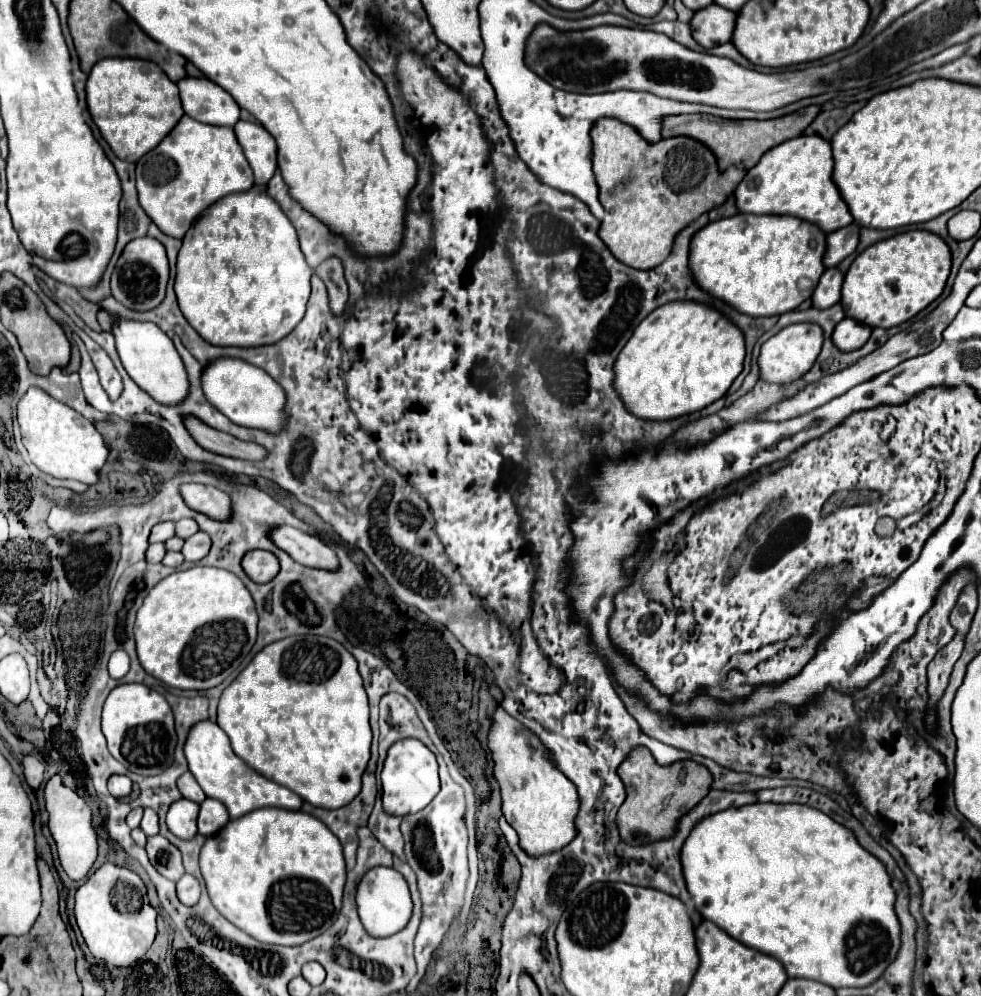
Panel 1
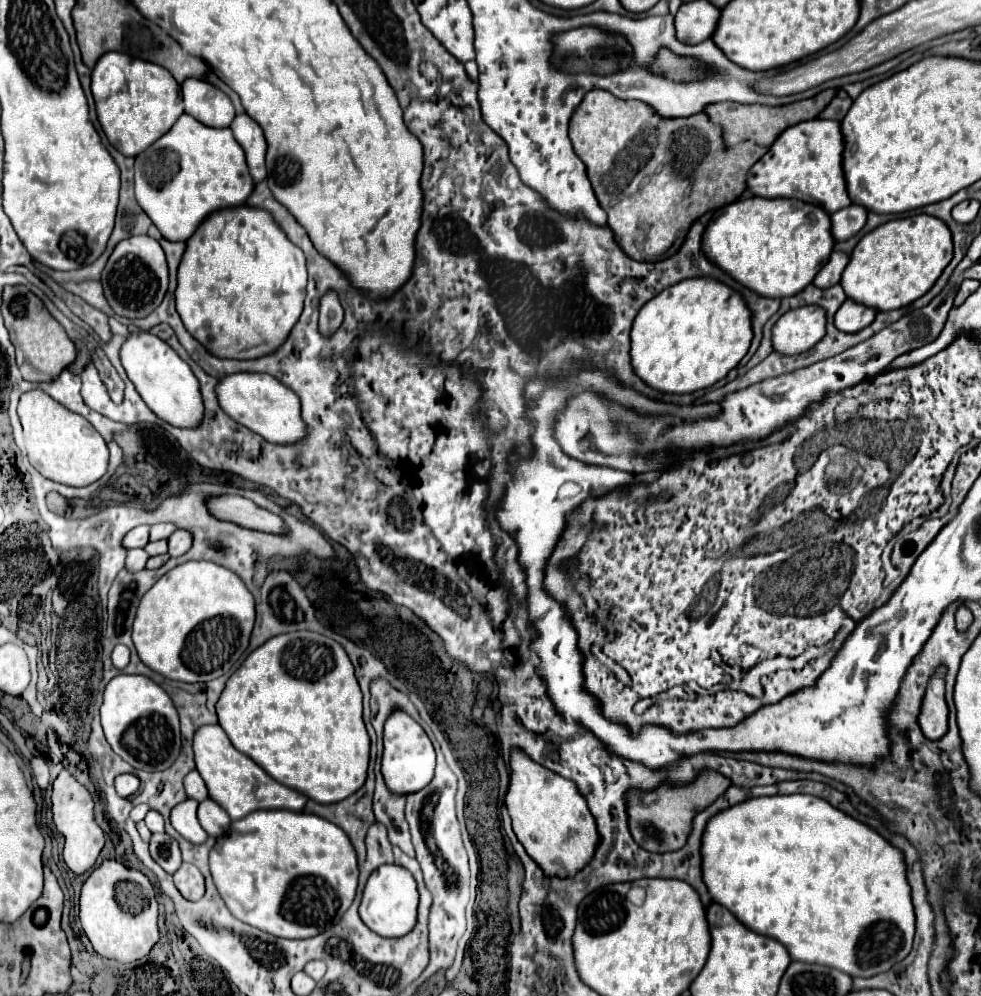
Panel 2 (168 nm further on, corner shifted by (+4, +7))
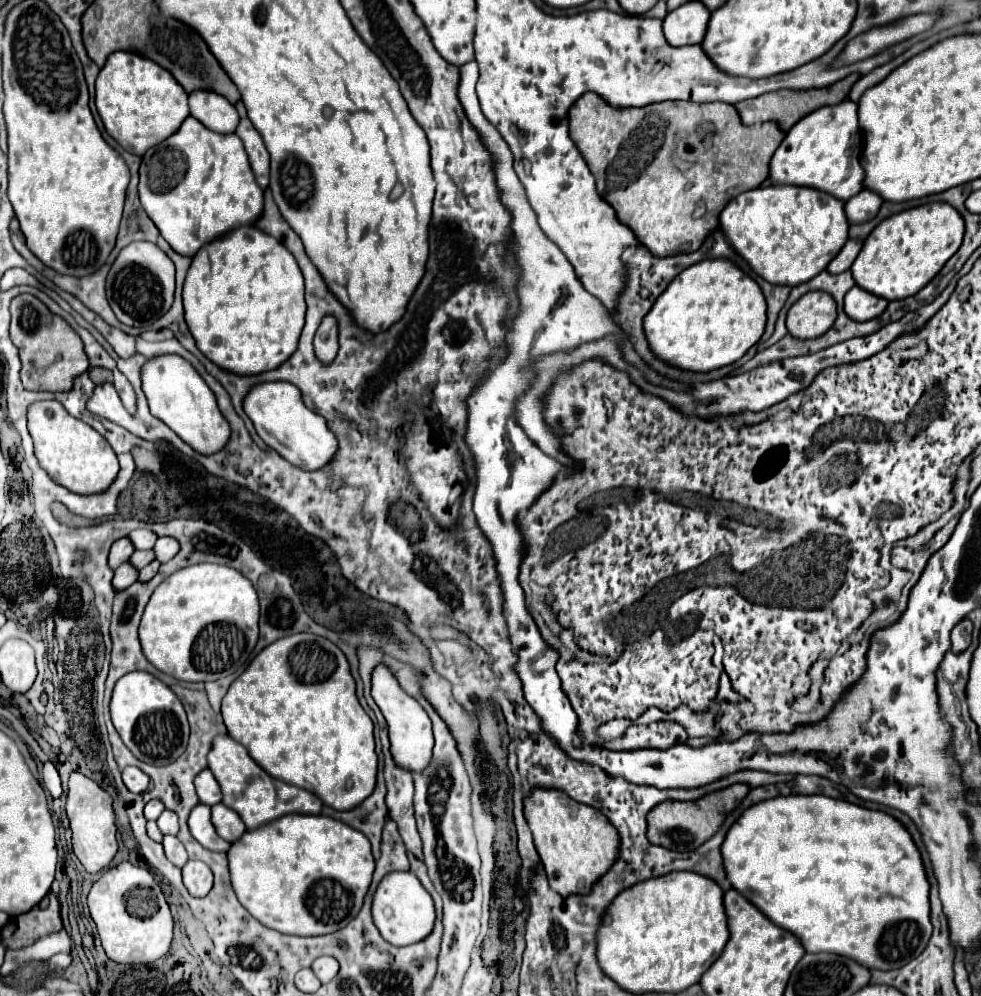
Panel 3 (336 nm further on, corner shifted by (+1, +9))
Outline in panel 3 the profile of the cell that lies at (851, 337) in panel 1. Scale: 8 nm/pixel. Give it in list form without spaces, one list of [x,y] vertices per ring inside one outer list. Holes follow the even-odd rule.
[[[852,287],[844,297],[844,311],[854,321],[870,321],[874,317],[880,317],[884,313],[888,301],[866,293],[860,287]]]

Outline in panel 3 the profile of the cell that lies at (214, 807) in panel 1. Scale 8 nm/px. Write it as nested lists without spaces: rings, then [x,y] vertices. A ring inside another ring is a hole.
[[[222,803],[212,805],[212,825],[216,825],[216,833],[230,843],[234,843],[246,831],[246,825],[242,823],[240,815],[236,815],[236,811]]]

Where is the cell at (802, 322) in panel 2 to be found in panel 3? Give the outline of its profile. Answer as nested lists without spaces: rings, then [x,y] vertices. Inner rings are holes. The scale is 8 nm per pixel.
[[[810,291],[788,311],[786,327],[796,339],[816,339],[824,335],[836,319],[836,303],[824,291]]]

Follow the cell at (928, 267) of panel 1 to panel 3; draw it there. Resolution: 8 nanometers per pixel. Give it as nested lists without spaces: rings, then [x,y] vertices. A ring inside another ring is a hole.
[[[928,203],[896,215],[890,215],[866,237],[862,251],[850,267],[852,277],[864,291],[900,301],[916,295],[926,287],[944,267],[944,263],[958,251],[964,237],[964,221],[960,213],[948,203]]]

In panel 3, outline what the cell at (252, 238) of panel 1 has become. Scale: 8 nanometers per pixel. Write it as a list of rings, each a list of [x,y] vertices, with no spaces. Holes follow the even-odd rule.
[[[240,225],[206,243],[184,281],[186,323],[198,349],[218,367],[258,375],[286,361],[304,327],[304,277],[294,255],[256,225]]]

